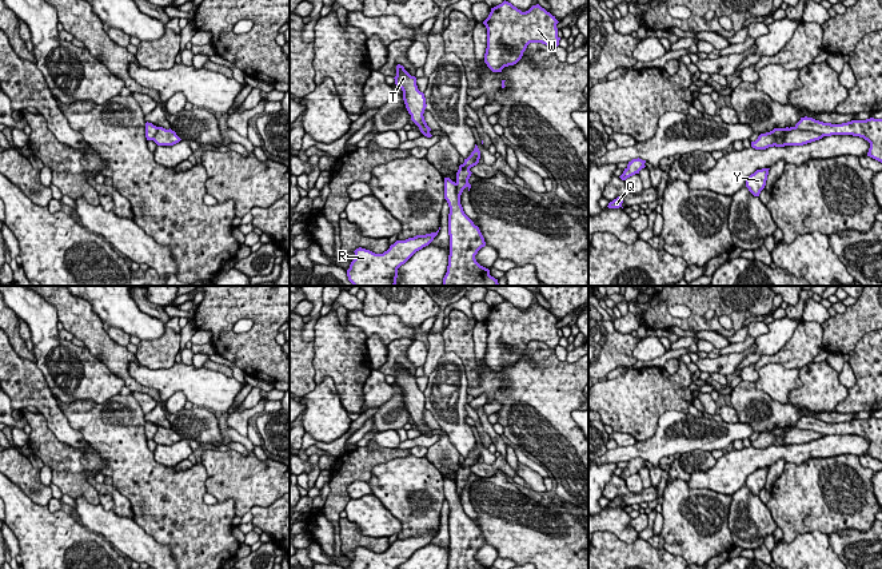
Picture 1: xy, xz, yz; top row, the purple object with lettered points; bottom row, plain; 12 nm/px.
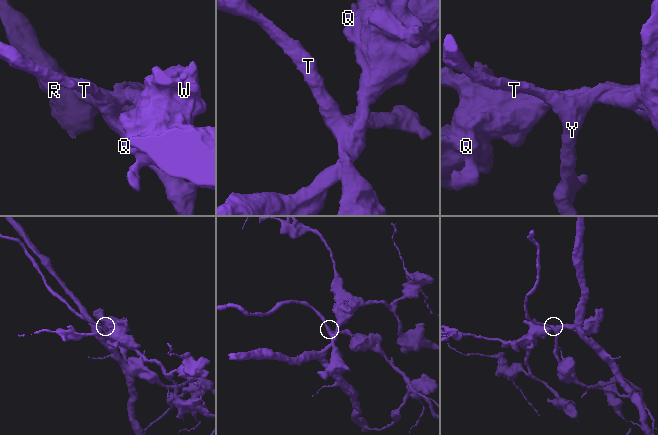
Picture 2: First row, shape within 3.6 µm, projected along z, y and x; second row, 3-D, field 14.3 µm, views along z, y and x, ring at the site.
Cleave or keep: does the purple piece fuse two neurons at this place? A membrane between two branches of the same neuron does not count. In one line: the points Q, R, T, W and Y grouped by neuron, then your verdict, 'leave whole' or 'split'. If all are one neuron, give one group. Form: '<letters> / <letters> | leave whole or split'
Q R W / T Y | split

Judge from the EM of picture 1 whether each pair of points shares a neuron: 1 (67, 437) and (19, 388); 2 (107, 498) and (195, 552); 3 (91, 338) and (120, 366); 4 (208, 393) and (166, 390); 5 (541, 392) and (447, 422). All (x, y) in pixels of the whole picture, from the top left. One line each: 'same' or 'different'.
1: same
2: different
3: same
4: same
5: different

